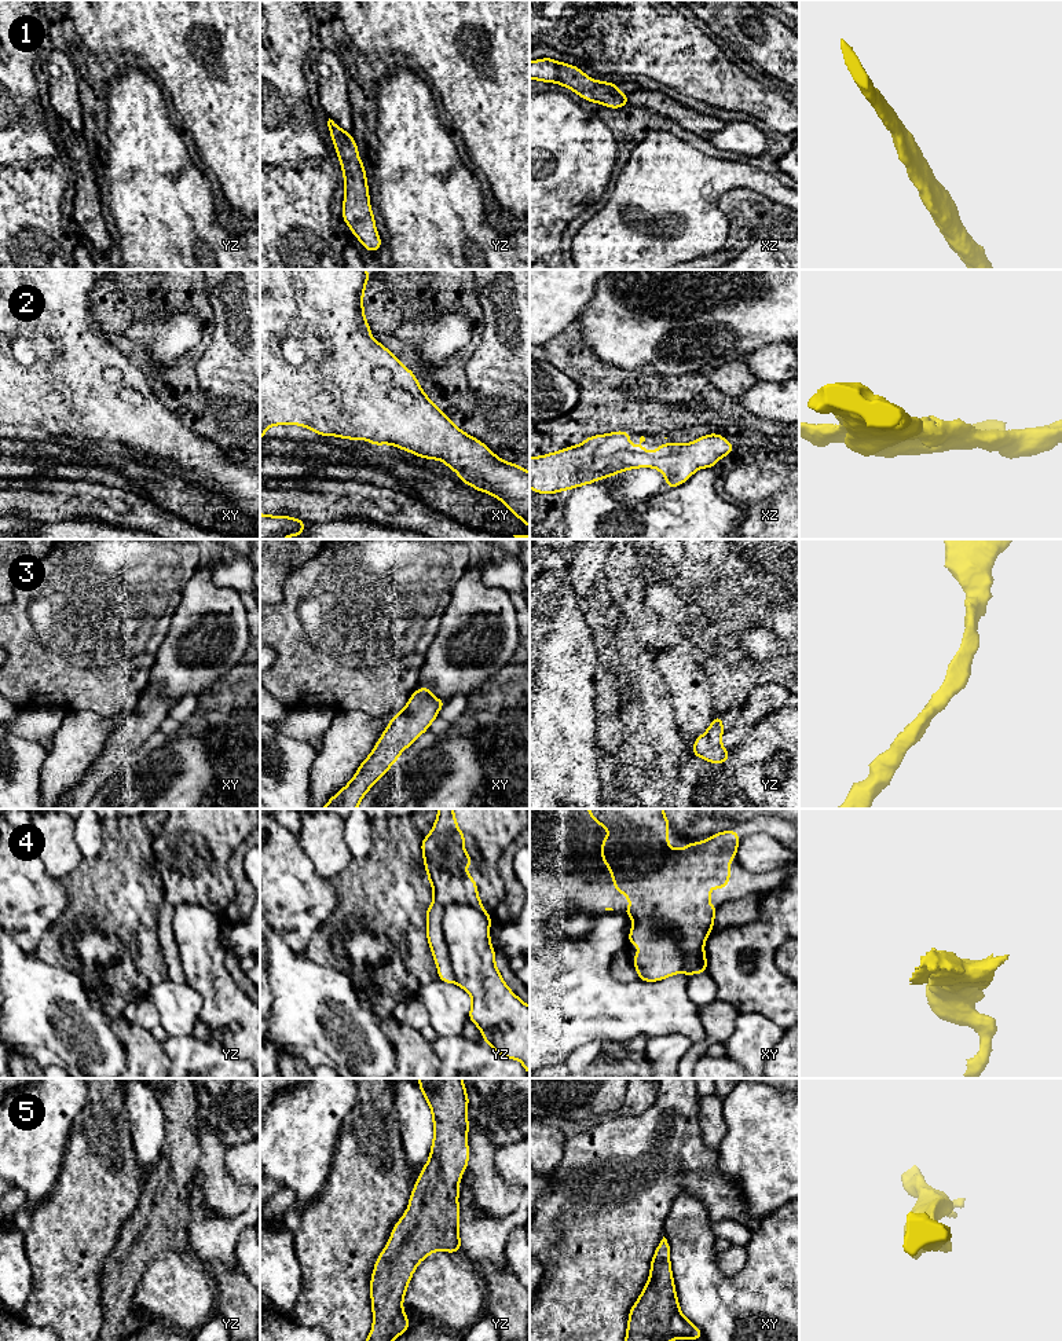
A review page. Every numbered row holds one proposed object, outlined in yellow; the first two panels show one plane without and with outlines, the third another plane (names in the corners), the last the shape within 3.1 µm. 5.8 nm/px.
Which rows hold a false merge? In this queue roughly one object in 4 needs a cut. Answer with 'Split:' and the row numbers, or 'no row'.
Split: 4

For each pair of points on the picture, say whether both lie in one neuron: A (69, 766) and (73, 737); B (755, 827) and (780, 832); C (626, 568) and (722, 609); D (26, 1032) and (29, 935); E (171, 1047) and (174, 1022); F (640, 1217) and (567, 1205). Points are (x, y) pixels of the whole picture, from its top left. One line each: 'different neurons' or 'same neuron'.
A: same neuron
B: same neuron
C: same neuron
D: different neurons
E: different neurons
F: same neuron

